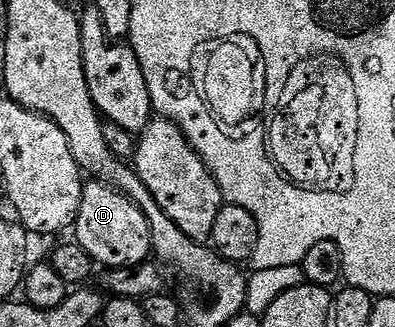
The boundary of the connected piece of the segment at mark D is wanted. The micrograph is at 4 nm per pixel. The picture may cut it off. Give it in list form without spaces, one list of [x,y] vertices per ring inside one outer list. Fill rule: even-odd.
[[[90,180],[83,185],[78,219],[72,227],[77,245],[102,268],[132,268],[151,257],[150,229],[144,212],[120,190],[101,181]]]

